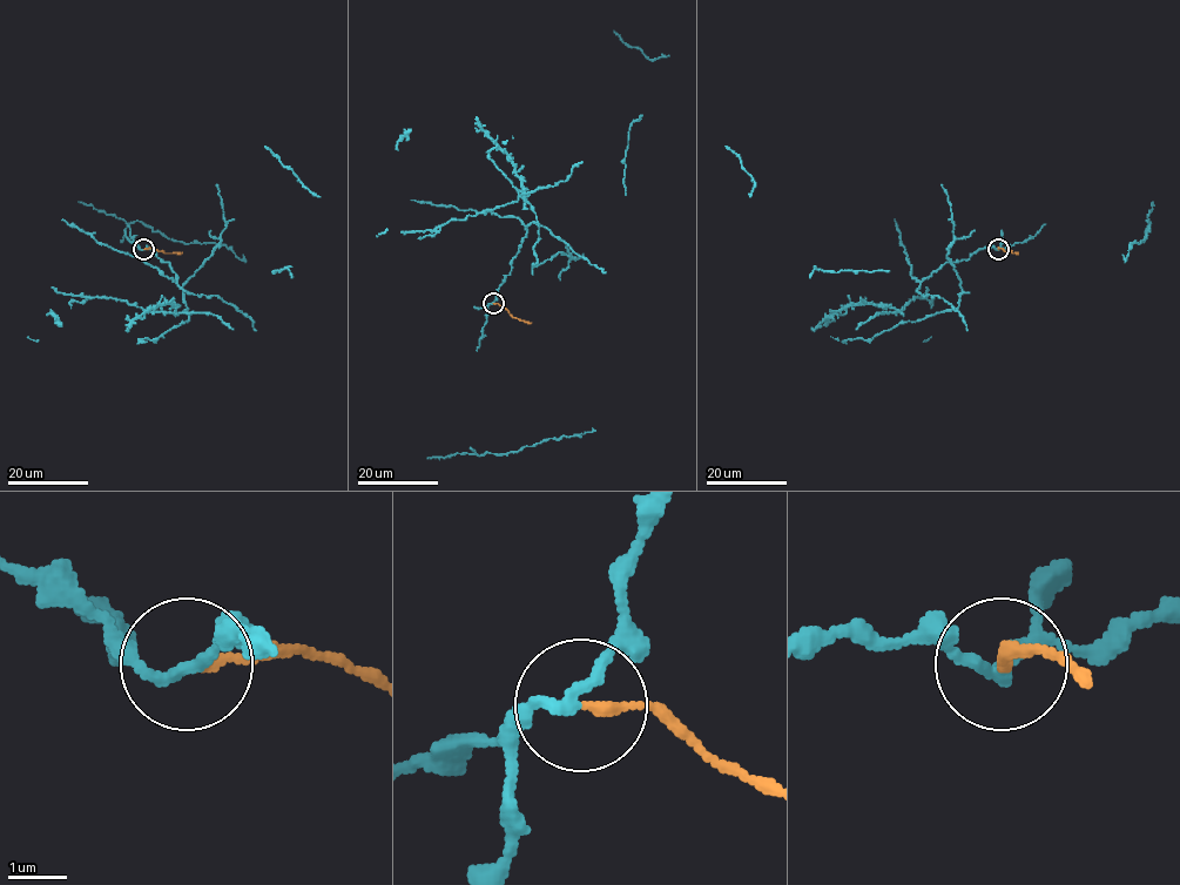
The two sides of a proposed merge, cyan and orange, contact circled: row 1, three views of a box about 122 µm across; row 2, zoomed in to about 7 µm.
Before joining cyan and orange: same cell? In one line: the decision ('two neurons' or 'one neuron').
two neurons

